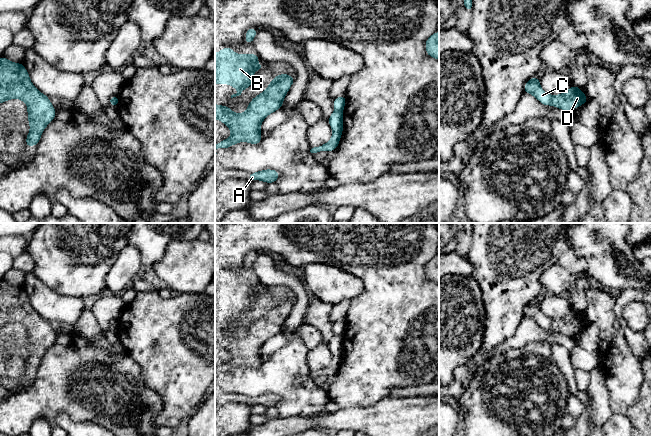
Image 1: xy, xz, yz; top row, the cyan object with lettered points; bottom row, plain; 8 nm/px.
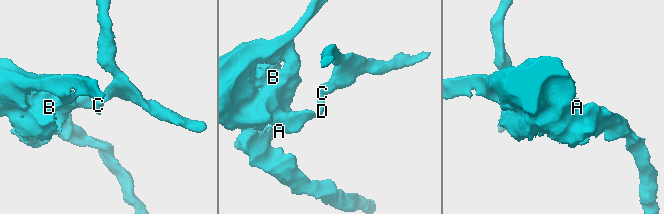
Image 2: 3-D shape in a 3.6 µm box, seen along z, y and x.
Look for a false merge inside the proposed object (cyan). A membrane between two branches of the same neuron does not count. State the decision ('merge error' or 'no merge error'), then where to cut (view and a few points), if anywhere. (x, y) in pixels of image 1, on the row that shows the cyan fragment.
merge error; cut in yz along (552, 96), (550, 104)

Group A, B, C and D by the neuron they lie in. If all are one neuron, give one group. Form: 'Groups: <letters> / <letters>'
Groups: A B D / C

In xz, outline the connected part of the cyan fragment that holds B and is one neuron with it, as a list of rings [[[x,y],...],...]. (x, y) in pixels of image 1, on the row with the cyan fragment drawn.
[[[223,47],[215,53],[215,85],[228,84],[236,88],[236,94],[231,98],[241,95],[242,91],[253,85],[253,73],[262,71],[264,65],[258,65],[259,55],[237,54],[232,48]]]

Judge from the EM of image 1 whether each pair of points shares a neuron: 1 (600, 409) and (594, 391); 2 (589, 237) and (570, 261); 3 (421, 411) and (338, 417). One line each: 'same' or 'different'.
1: same
2: different
3: same

